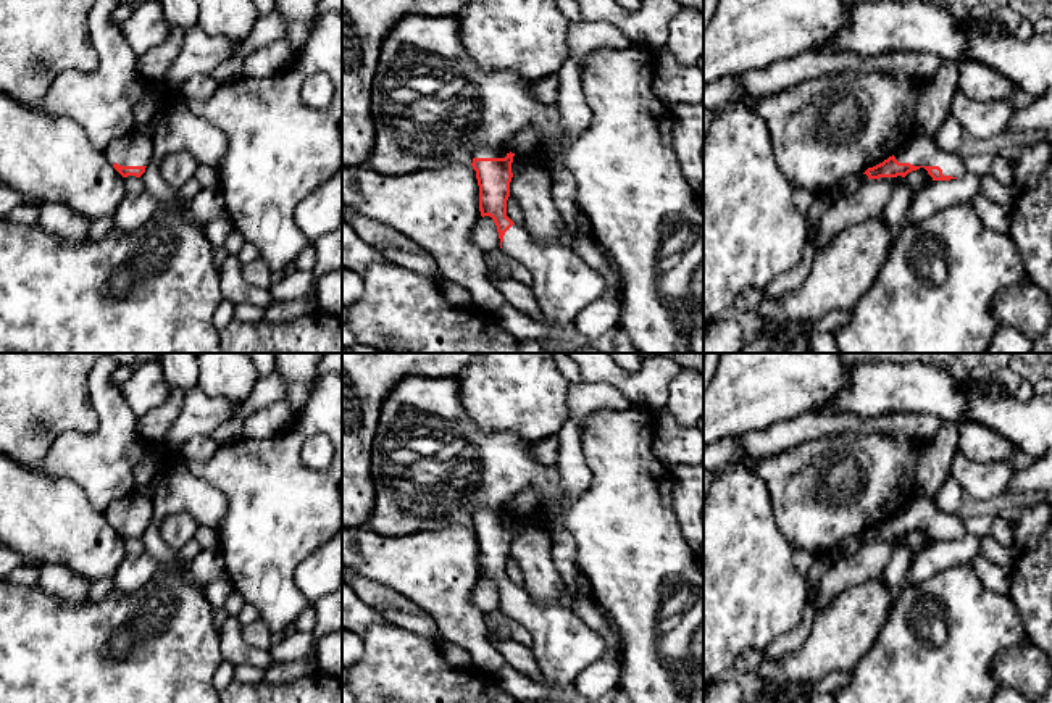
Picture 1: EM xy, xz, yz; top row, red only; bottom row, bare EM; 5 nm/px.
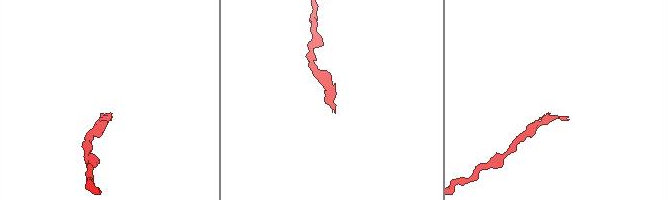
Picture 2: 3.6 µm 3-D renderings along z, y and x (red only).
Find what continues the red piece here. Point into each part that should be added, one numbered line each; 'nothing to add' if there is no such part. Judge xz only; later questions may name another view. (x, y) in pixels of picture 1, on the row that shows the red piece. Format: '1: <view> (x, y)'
1: xz (483, 152)

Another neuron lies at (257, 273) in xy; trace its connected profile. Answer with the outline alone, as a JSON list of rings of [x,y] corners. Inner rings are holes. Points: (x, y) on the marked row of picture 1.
[[[261,258],[242,264],[242,276],[250,285],[263,290],[268,290],[271,282],[276,279],[276,276]]]

